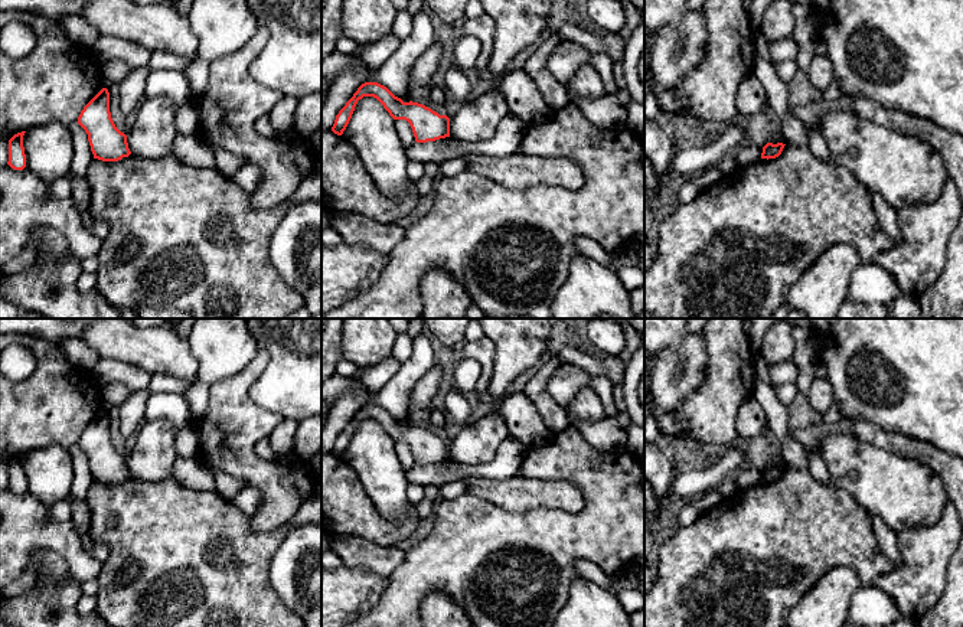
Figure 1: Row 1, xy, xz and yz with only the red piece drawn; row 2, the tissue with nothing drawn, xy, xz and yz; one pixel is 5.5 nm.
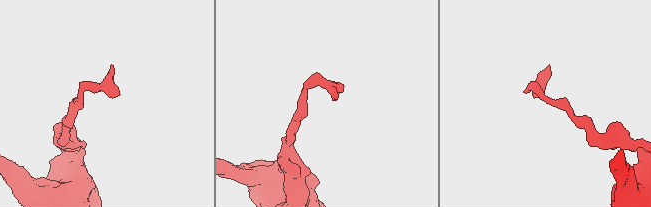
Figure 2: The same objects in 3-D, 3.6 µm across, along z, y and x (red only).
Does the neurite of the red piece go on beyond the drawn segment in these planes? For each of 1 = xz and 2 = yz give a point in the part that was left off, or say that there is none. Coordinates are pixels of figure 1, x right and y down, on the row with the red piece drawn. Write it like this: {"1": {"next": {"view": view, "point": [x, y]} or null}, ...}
{"1": {"next": null}, "2": {"next": null}}

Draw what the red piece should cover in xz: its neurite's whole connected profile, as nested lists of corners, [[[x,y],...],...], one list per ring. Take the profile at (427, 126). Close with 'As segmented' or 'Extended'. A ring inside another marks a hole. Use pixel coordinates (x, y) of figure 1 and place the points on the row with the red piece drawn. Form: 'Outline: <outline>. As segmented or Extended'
Outline: [[[365,82],[358,88],[353,97],[336,115],[334,124],[332,127],[334,134],[343,134],[358,101],[363,97],[376,98],[394,120],[408,121],[417,143],[435,141],[450,137],[450,118],[447,115],[440,115],[438,112],[418,102],[404,102],[386,86],[378,82]]]. As segmented

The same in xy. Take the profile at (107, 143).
Outline: [[[102,88],[81,111],[78,124],[88,134],[94,159],[118,161],[131,154],[127,135],[121,133],[110,112],[110,92]]]. As segmented

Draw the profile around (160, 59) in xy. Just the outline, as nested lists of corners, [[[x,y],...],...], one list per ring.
[[[153,50],[151,56],[147,62],[147,68],[173,69],[173,71],[185,74],[186,68],[193,61],[195,59],[182,58],[182,56],[177,56],[177,55],[166,52],[166,50]]]

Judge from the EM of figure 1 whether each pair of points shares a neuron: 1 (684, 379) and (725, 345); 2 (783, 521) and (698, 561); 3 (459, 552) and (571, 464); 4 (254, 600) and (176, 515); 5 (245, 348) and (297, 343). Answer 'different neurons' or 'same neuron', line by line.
1: different neurons
2: same neuron
3: same neuron
4: same neuron
5: different neurons

